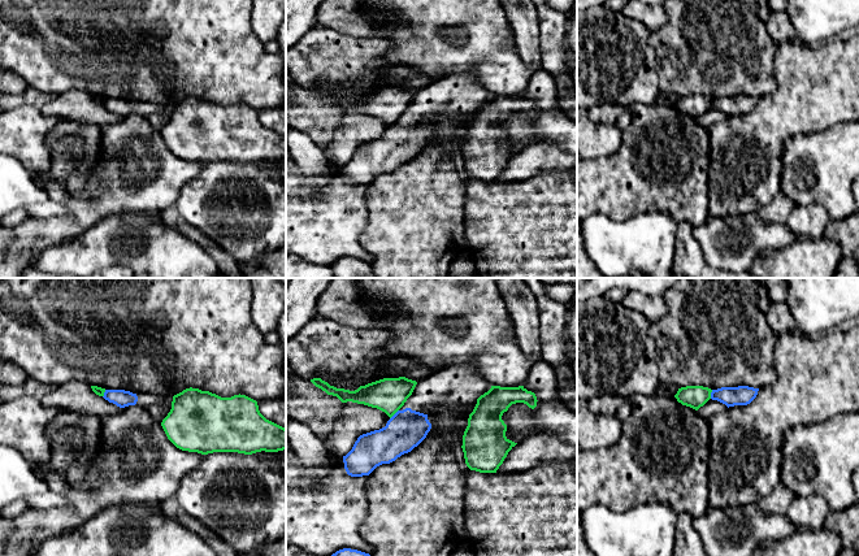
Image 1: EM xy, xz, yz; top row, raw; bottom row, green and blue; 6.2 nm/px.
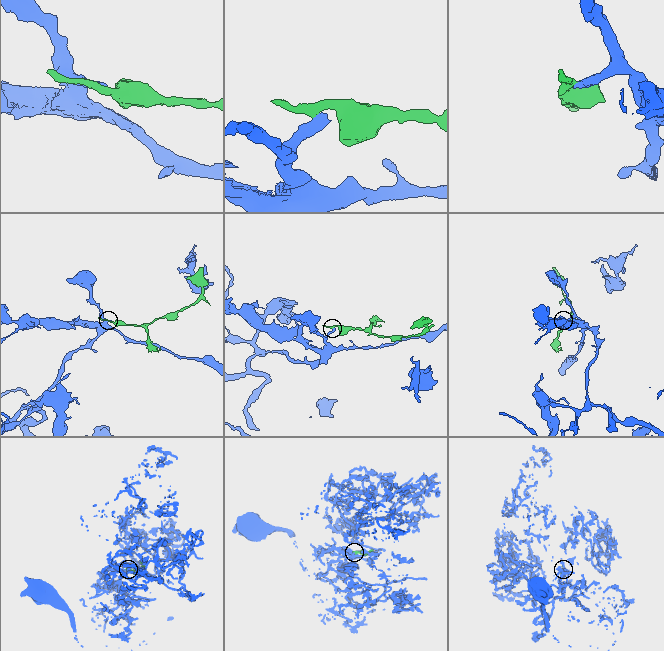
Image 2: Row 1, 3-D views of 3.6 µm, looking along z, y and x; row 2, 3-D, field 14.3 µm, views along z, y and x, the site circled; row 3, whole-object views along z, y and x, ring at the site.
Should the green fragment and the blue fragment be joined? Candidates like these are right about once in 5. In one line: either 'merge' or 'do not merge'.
do not merge

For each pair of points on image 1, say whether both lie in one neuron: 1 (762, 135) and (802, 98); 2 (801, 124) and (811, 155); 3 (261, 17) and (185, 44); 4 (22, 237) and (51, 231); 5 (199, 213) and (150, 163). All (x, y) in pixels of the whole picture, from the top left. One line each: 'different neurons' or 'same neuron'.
1: same neuron
2: different neurons
3: different neurons
4: same neuron
5: different neurons

